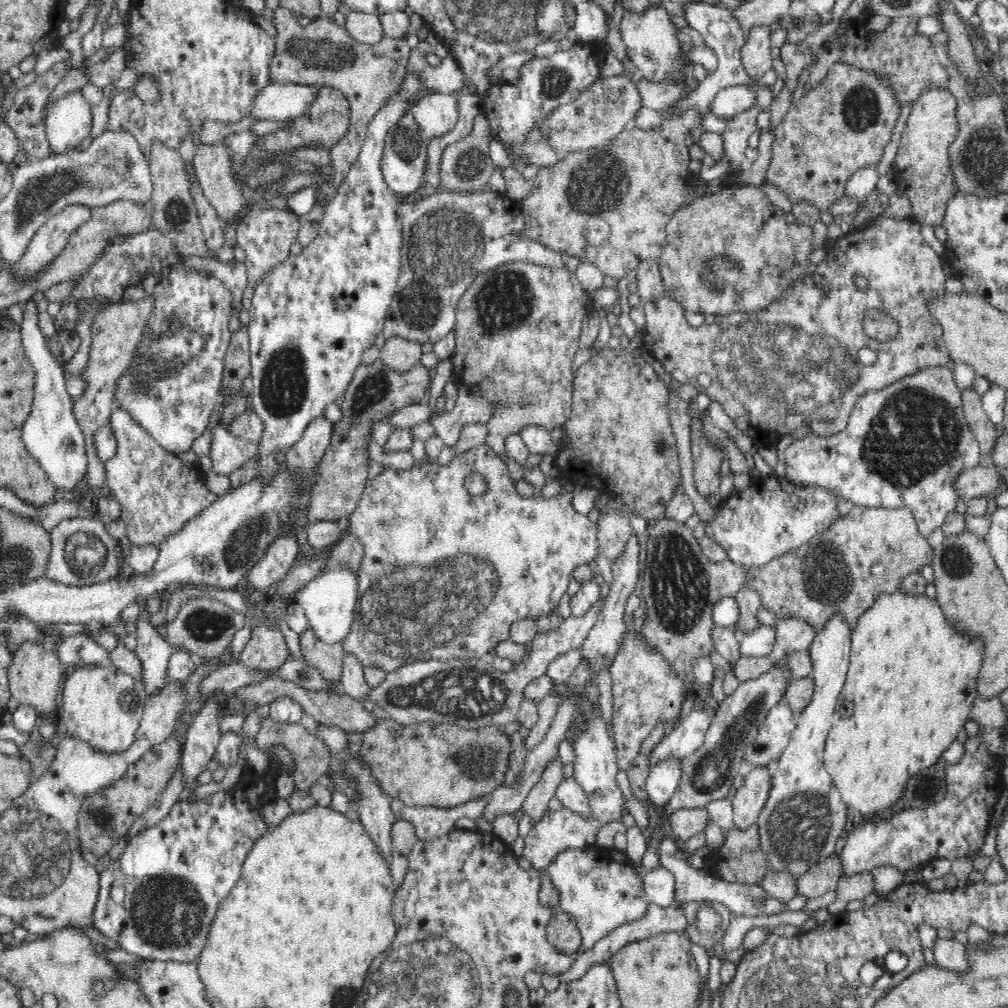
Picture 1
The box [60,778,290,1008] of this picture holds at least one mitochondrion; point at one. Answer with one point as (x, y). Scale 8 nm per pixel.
(168, 912)

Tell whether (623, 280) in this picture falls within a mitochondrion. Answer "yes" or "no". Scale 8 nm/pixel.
no

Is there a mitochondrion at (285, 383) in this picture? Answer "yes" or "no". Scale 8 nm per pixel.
yes

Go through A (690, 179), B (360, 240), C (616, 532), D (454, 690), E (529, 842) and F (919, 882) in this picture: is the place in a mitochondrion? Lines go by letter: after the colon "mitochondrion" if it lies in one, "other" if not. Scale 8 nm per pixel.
A: other
B: other
C: other
D: mitochondrion
E: other
F: other

